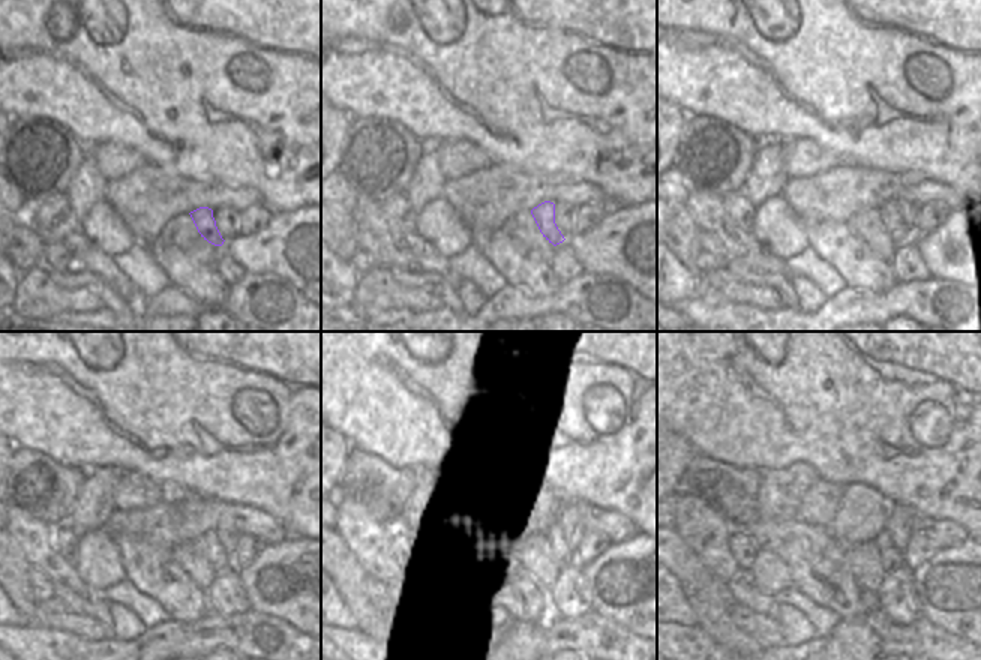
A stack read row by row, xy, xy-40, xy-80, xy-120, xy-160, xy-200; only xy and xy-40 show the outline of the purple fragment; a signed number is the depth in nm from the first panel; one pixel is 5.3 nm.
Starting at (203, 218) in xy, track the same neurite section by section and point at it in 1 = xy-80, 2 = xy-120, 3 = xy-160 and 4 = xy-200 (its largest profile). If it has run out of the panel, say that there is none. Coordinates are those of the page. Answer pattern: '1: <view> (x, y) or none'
1: xy-80 (896, 228)
2: xy-120 (213, 549)
3: xy-160 (557, 554)
4: xy-200 (891, 557)

